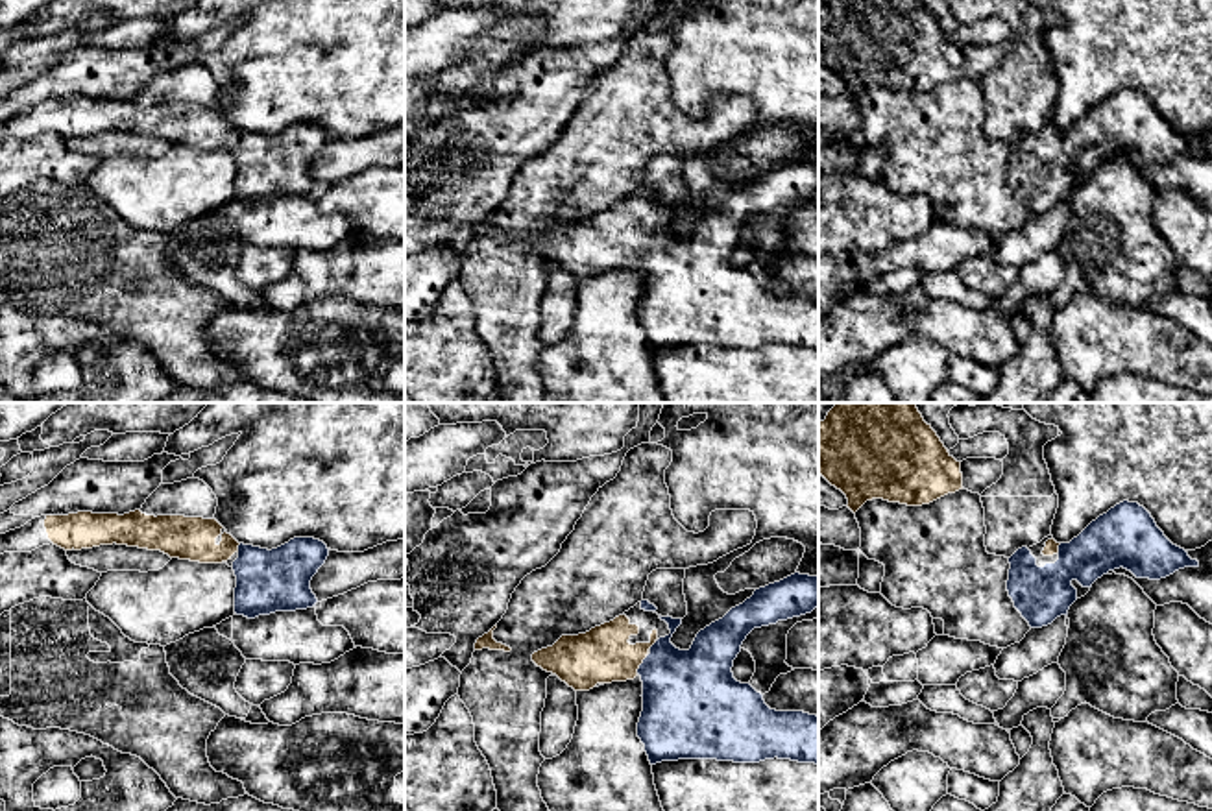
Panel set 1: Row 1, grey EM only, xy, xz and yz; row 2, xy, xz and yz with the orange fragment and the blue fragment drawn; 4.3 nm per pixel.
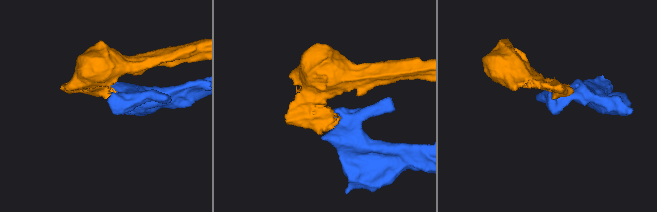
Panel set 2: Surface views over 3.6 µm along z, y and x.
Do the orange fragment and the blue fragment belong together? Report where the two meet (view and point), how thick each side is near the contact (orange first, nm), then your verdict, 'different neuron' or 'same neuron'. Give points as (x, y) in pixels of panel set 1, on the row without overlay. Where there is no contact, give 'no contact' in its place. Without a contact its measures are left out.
xz (640, 250) | 240/400 nm | same neuron

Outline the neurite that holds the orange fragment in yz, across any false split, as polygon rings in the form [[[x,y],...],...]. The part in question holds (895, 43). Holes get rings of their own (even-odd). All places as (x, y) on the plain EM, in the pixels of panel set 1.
[[[828,0],[818,9],[818,59],[846,81],[854,100],[872,85],[922,92],[963,76],[961,48],[948,39],[922,0]]]

